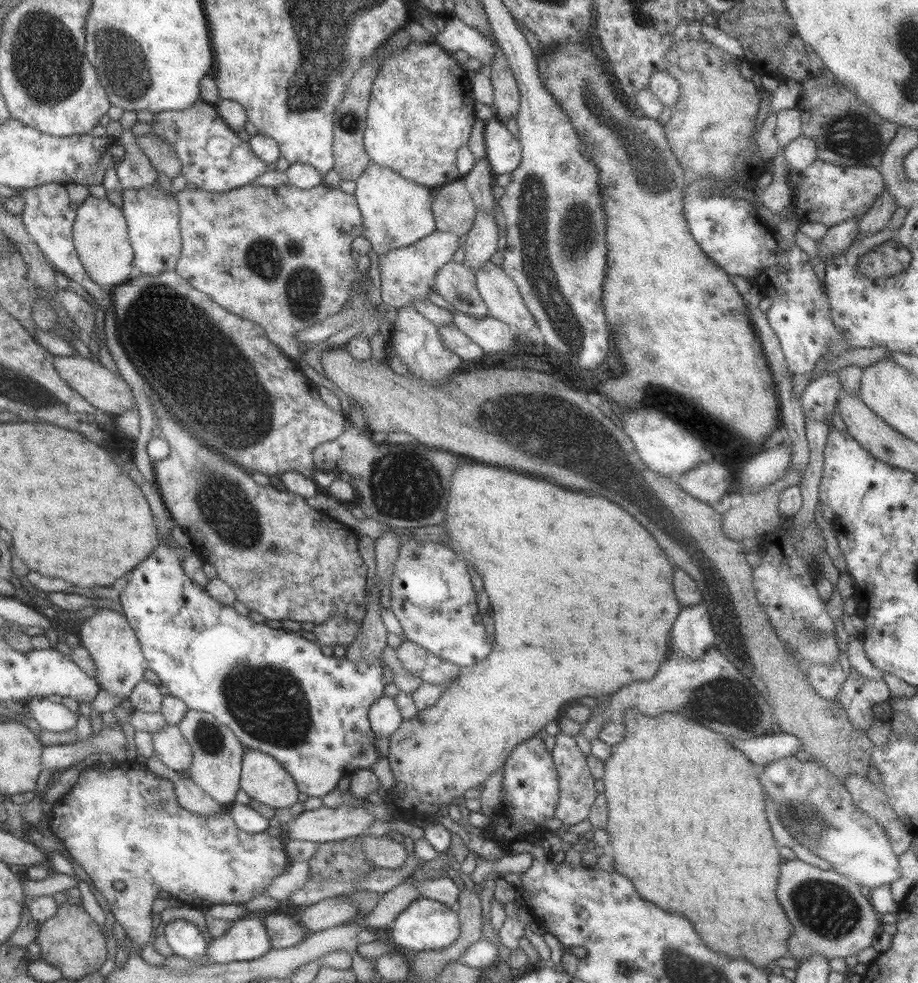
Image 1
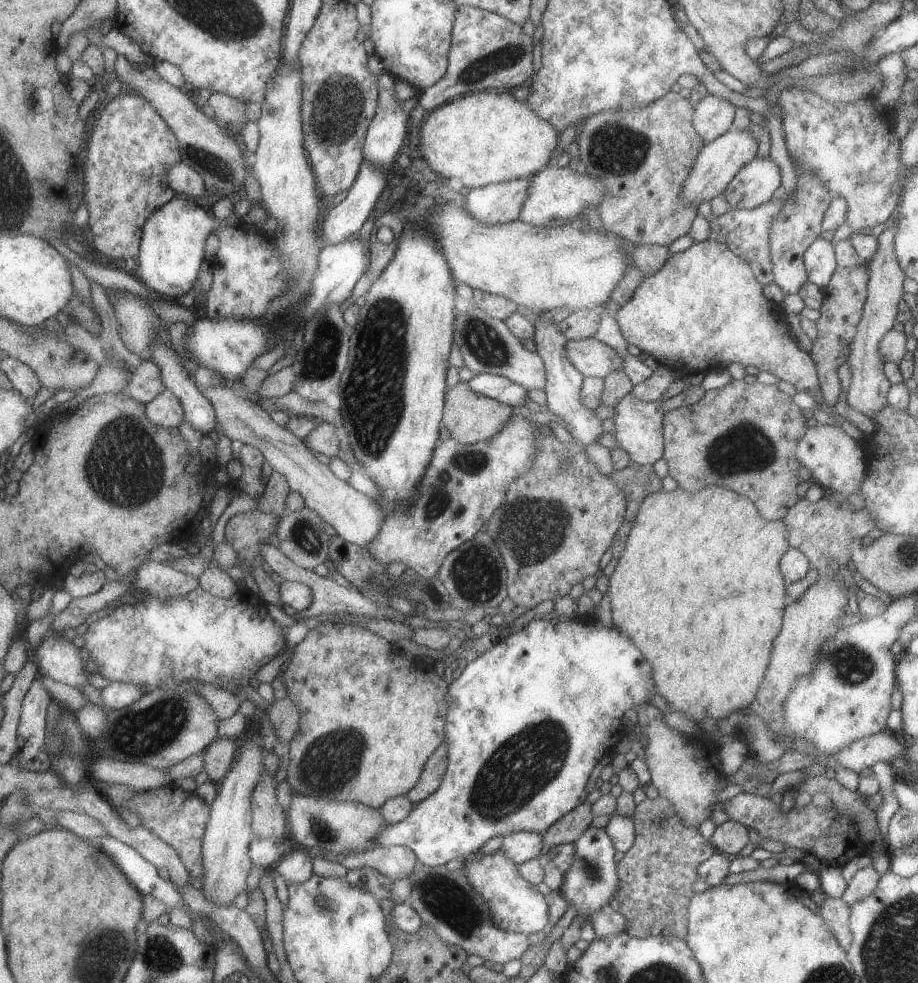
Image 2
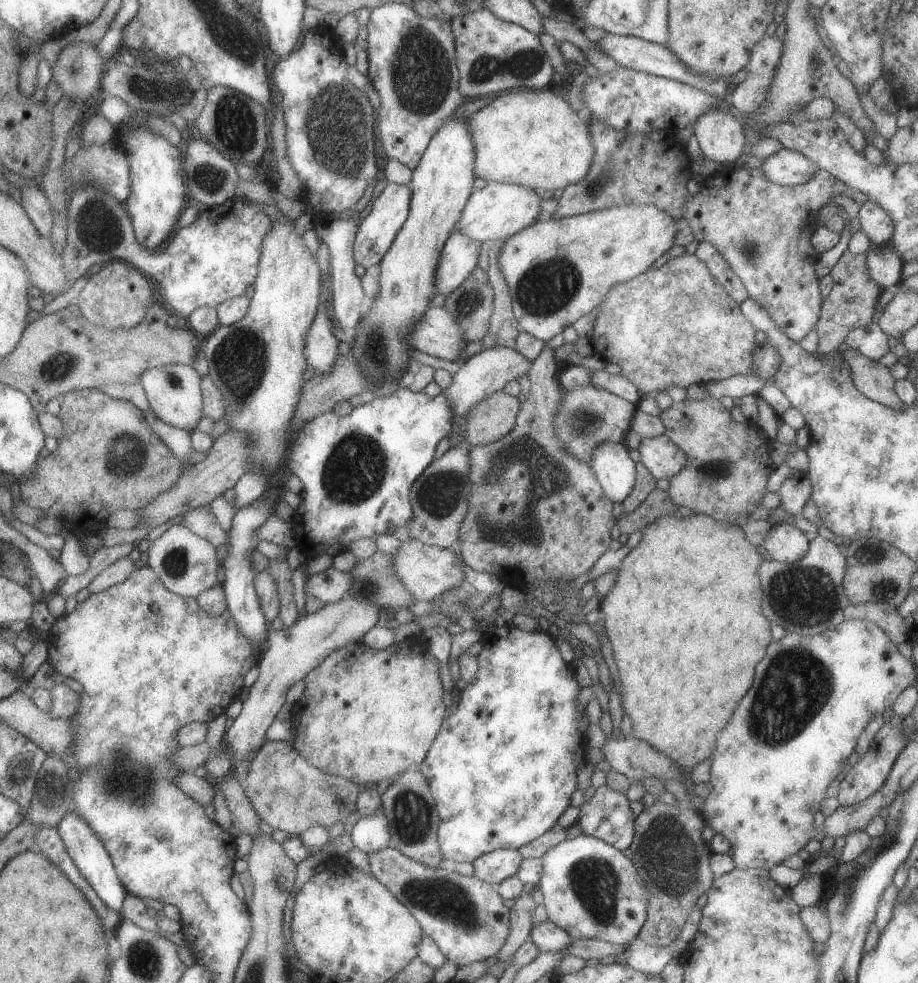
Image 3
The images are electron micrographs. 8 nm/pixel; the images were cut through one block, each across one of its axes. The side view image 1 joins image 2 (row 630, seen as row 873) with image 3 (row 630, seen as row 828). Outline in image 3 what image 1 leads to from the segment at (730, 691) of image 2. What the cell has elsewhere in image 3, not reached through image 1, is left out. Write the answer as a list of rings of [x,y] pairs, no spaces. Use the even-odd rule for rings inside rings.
[[[676,513],[663,515],[647,524],[642,530],[642,538],[635,548],[621,560],[617,570],[617,578],[613,588],[599,598],[598,614],[601,615],[605,634],[613,650],[613,660],[619,668],[619,681],[621,688],[621,708],[631,721],[631,736],[637,740],[647,742],[653,750],[671,758],[679,768],[689,771],[697,764],[706,760],[715,750],[715,738],[727,726],[729,716],[733,714],[737,702],[749,690],[753,682],[753,668],[763,658],[765,646],[771,642],[769,636],[769,620],[761,614],[761,586],[757,576],[757,568],[762,559],[757,548],[745,538],[741,528],[734,523],[715,522],[709,516],[687,514],[684,517]]]

